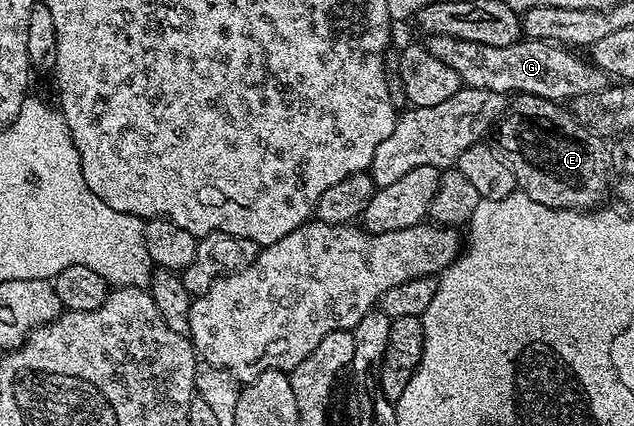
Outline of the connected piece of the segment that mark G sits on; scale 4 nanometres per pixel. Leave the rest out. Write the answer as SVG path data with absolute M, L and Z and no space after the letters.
M449 35L428 36L425 48L429 55L457 71L460 82L469 89L488 89L504 95L532 93L550 101L567 103L570 97L585 99L593 91L609 84L608 74L596 69L590 60L578 57L578 52L550 41L521 39L509 47L489 47L489 43L469 43Z

